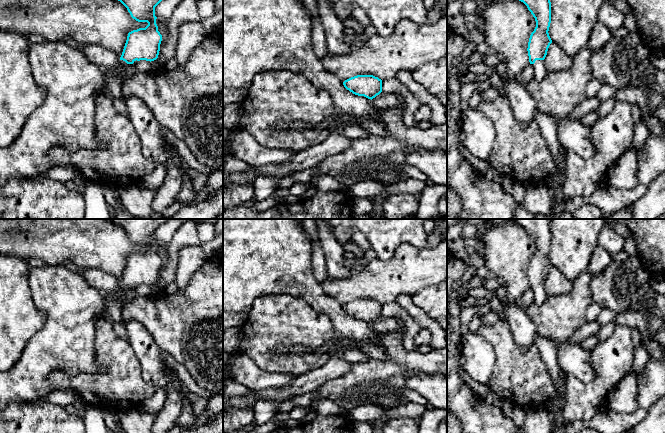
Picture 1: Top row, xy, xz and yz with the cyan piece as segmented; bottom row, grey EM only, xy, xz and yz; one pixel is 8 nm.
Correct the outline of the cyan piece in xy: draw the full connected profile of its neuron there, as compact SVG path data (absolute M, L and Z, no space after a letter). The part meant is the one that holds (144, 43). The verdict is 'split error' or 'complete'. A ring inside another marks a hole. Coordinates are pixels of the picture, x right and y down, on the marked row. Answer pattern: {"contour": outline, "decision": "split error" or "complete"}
{"contour": "M118 0L138 22L147 22L145 28L128 33L120 59L113 67L131 67L140 60L154 61L158 58L162 35L158 31L155 7L162 0Z", "decision": "split error"}

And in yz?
{"contour": "M550 0L519 1L527 6L536 21L536 27L529 38L527 51L529 62L533 67L533 78L542 81L548 74L544 59L552 43L548 33L551 23L551 2Z", "decision": "split error"}

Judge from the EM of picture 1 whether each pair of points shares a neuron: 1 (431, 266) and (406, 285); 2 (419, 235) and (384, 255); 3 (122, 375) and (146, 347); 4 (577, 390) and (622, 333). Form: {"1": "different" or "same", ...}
{"1": "same", "2": "same", "3": "different", "4": "same"}

